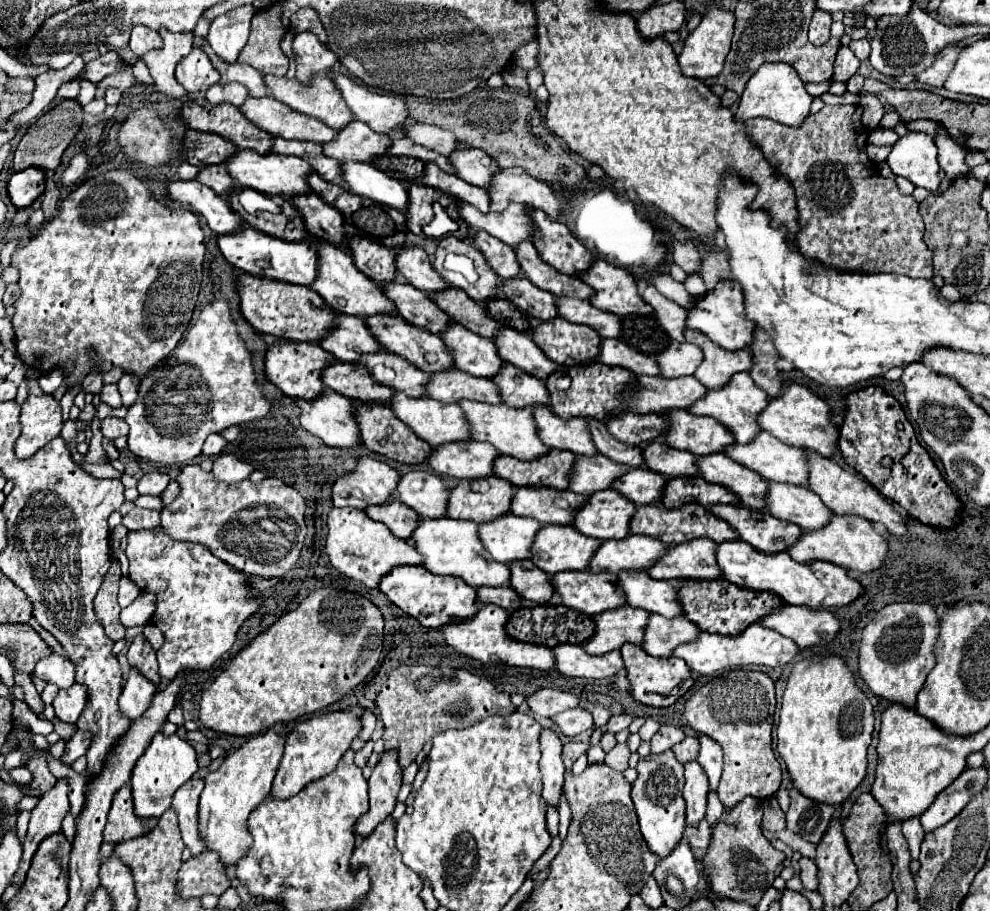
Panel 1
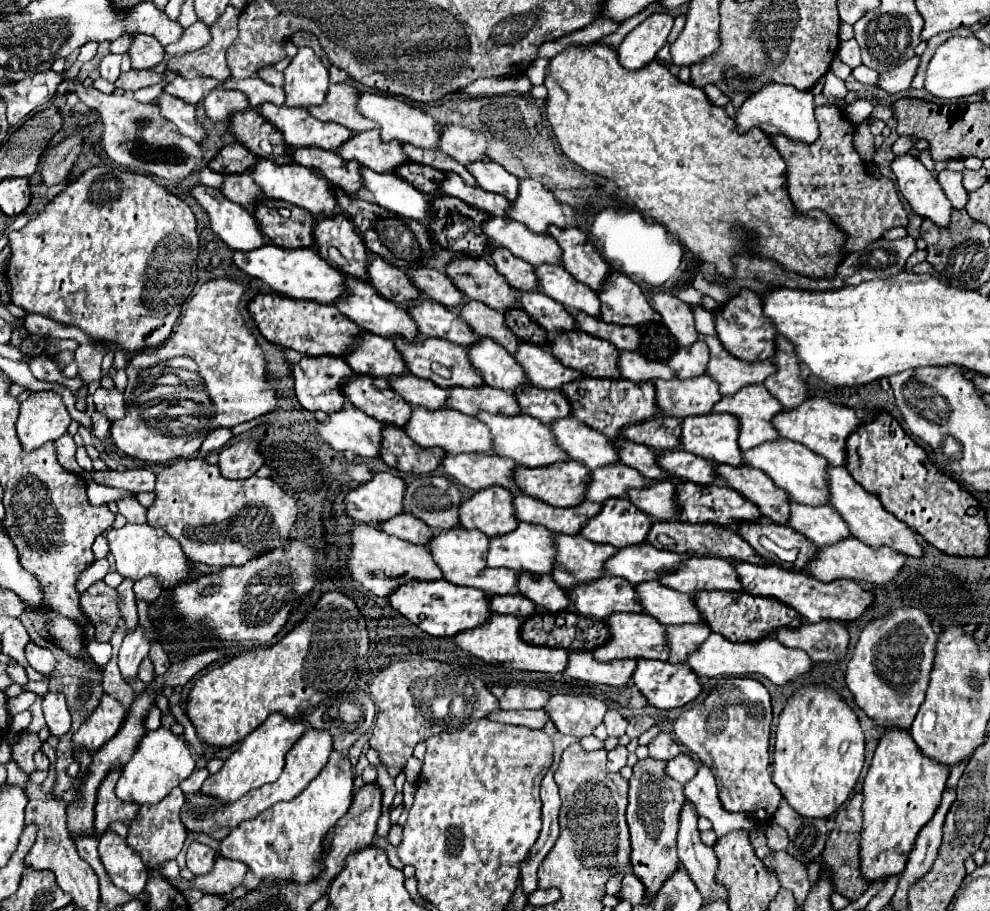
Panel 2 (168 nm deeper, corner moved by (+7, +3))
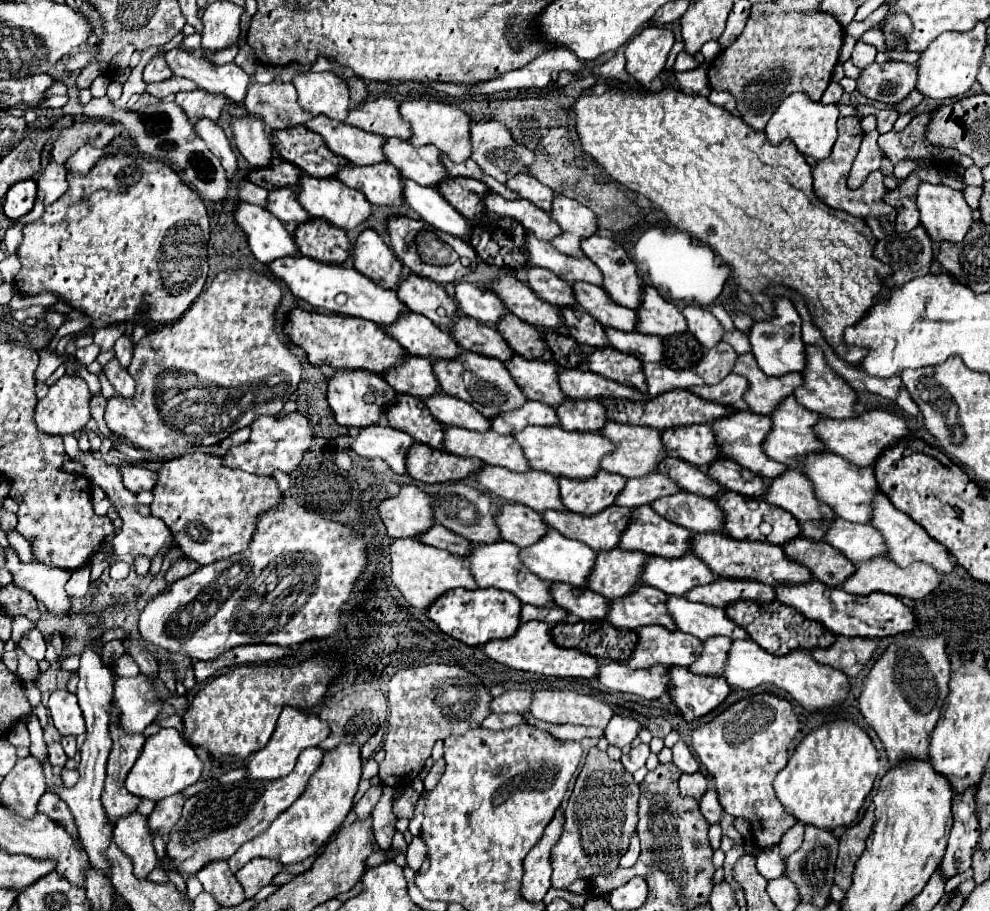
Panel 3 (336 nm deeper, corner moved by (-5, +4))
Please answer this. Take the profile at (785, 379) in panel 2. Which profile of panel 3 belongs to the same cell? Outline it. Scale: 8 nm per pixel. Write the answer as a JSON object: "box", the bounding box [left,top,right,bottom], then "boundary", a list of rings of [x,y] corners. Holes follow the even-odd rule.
{"box":[794,345,856,419],"boundary":[[[806,345],[806,367],[802,371],[802,377],[804,377],[804,387],[796,387],[796,395],[794,395],[800,405],[804,405],[806,409],[816,411],[820,415],[834,417],[834,419],[846,419],[846,417],[856,415],[854,409],[852,409],[854,401],[856,401],[856,393],[852,391],[852,387],[840,375],[836,375],[828,367],[820,347]]]}

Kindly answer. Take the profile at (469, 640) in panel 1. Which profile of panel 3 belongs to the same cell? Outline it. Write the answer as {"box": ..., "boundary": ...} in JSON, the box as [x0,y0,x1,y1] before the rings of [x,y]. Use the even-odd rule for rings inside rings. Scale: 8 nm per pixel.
{"box":[482,621,598,679],"boundary":[[[528,621],[520,625],[520,631],[512,635],[512,639],[494,639],[492,643],[484,643],[482,651],[494,659],[496,663],[502,663],[510,669],[520,671],[532,671],[546,677],[584,677],[592,679],[598,675],[598,663],[590,655],[584,655],[582,651],[564,649],[552,643],[550,637],[550,625],[544,621]]]}

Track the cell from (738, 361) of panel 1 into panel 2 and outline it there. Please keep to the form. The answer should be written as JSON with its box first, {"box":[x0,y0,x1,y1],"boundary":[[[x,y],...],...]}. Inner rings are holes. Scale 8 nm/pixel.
{"box":[698,336,776,396],"boundary":[[[698,336],[710,348],[708,376],[712,376],[720,384],[720,392],[724,396],[736,394],[740,388],[750,384],[762,384],[770,374],[776,372],[774,362],[764,364],[744,364],[744,360],[736,360],[728,350],[724,350],[722,342],[716,336]]]}

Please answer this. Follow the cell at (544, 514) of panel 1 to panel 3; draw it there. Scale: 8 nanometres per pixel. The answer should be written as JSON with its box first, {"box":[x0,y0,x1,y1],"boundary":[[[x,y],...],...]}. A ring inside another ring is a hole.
{"box":[542,505,630,551],"boundary":[[[612,505],[596,515],[576,515],[570,511],[548,509],[542,513],[542,517],[558,533],[578,539],[590,545],[594,551],[608,551],[618,545],[620,533],[626,529],[630,519],[630,509]]]}

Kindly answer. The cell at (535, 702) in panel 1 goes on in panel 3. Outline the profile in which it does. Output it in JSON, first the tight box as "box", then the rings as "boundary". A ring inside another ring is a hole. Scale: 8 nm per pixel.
{"box":[490,689,532,713],"boundary":[[[512,689],[506,691],[502,697],[496,697],[490,703],[490,709],[494,713],[524,713],[530,709],[530,703],[532,703],[530,689]]]}

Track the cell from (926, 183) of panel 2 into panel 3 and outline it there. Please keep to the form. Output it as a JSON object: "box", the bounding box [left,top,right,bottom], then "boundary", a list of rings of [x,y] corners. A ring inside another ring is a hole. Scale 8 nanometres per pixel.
{"box":[918,183,972,243],"boundary":[[[920,183],[918,187],[920,223],[932,237],[932,241],[960,243],[970,229],[972,209],[964,201],[962,191],[946,185]]]}

